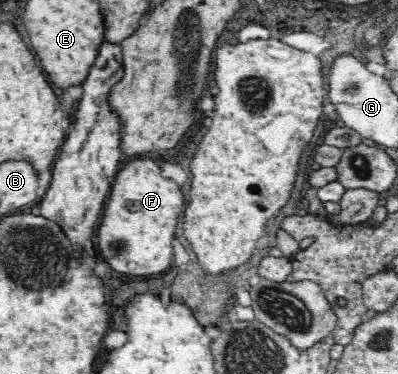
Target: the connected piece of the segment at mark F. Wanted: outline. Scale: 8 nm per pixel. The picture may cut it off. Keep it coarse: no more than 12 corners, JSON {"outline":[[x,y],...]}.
{"outline":[[124,158],[96,228],[116,272],[162,272],[183,214],[154,160]]}

